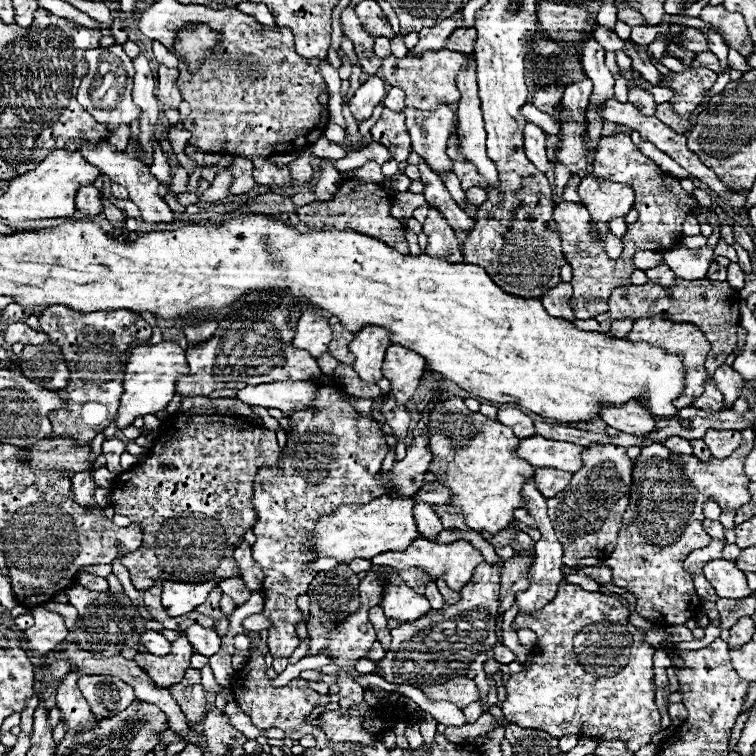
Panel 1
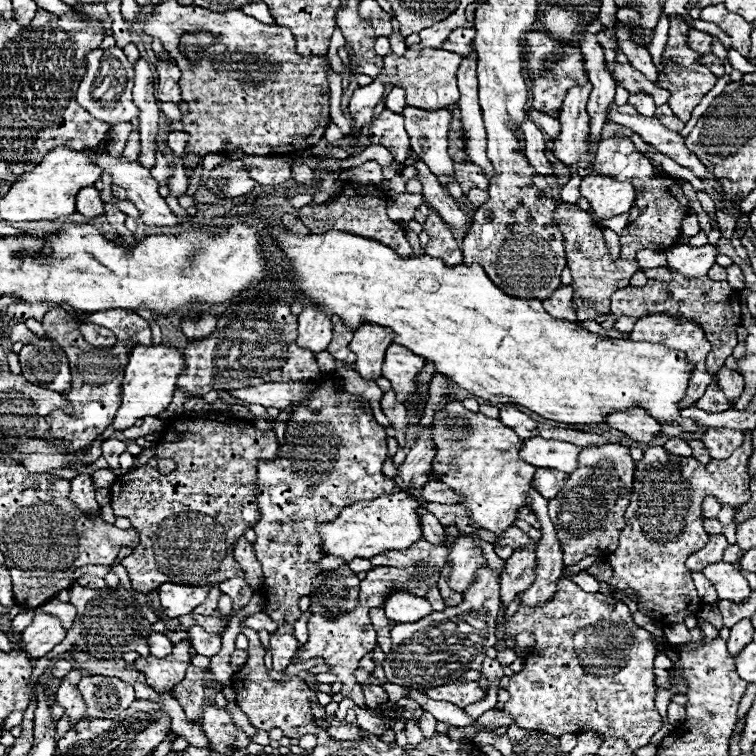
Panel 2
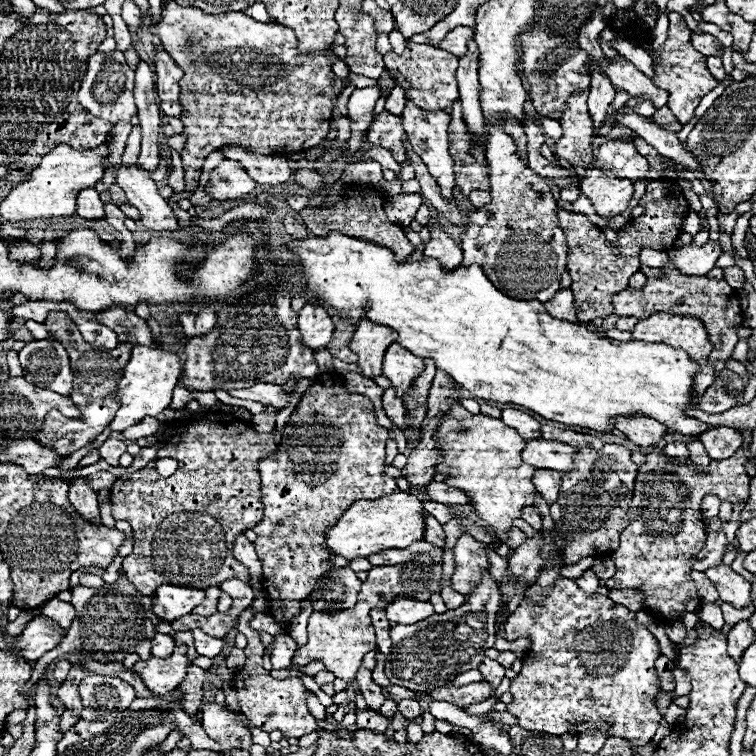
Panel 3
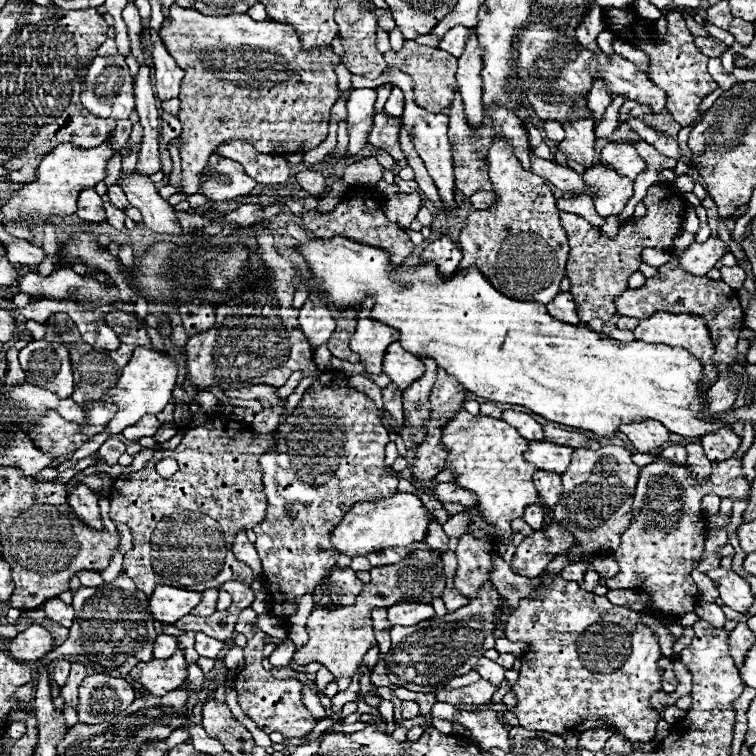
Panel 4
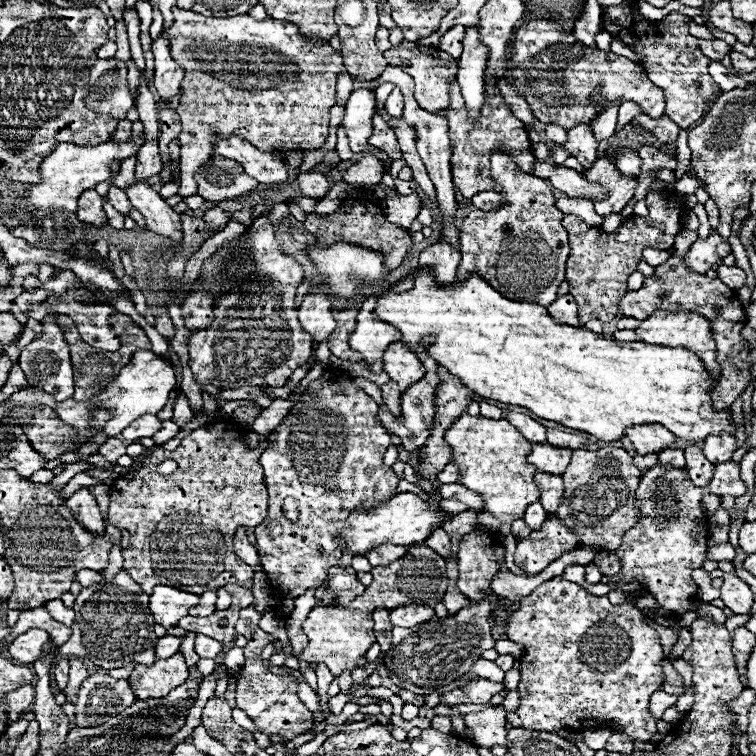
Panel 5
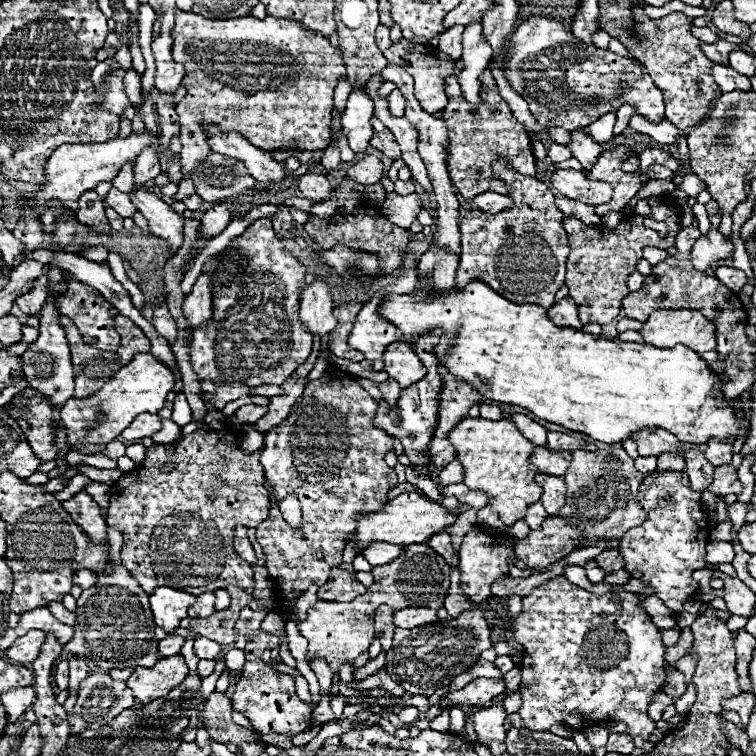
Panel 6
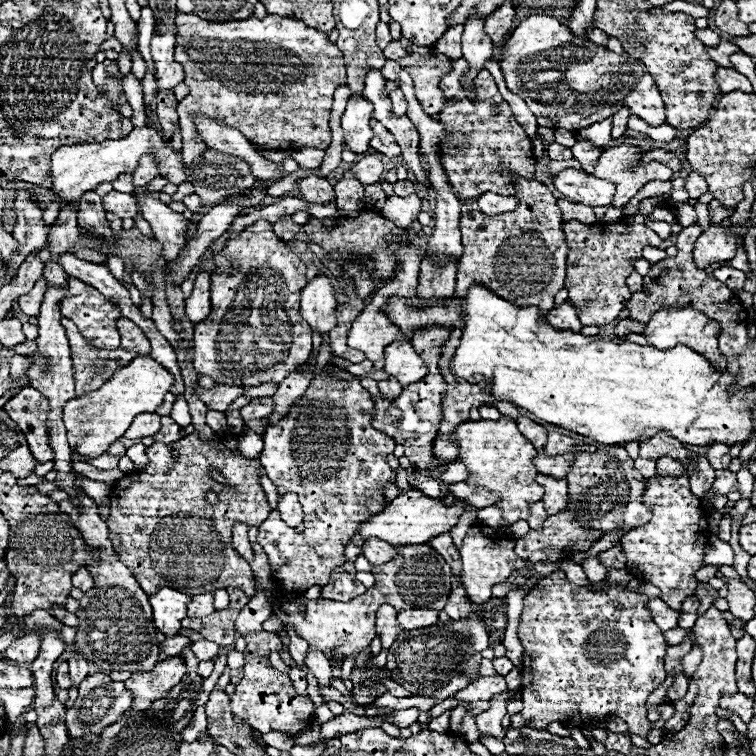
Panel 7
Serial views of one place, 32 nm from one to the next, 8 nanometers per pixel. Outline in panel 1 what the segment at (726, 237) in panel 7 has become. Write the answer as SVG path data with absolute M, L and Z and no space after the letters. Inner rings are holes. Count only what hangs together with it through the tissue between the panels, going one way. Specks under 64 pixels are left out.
M676 246L668 252L664 252L664 262L672 268L672 272L678 278L684 280L698 280L704 278L708 272L708 266L712 262L712 248L704 246L704 248L696 248L696 250L688 250L684 246Z

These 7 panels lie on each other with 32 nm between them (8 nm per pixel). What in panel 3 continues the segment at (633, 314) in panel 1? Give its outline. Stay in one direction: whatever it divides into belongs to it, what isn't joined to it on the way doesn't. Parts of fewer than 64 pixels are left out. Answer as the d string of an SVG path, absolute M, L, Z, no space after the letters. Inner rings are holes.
M666 264L662 268L666 272L666 278L648 278L646 286L642 288L626 288L612 296L612 306L616 316L634 316L634 318L648 318L656 312L668 312L674 316L694 316L698 318L708 338L714 346L714 350L708 356L708 364L718 372L724 368L726 360L732 358L734 346L738 342L738 328L742 326L742 308L738 292L732 290L724 280L710 280L706 276L684 276L682 272L676 272L672 264ZM714 380L714 384L706 390L706 394L698 402L698 408L704 410L704 412L708 412L708 414L726 412L726 410L730 410L734 406L736 406L736 398L728 396L724 392L724 386L718 380Z

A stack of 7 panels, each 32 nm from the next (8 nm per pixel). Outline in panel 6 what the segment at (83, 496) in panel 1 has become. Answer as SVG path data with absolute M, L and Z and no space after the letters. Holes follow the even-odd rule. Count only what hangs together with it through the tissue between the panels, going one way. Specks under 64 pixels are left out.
M86 490L74 494L70 500L62 502L62 506L72 514L76 524L80 524L80 528L92 536L92 540L106 540L106 522L100 514L98 504Z

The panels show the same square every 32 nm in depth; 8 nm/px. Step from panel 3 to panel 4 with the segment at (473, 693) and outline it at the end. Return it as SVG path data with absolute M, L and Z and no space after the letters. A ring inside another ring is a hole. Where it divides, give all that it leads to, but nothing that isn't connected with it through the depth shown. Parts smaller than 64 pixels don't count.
M488 680L474 682L464 688L452 688L452 690L436 690L434 696L440 702L448 702L454 706L460 704L486 704L492 700L492 694L498 690L498 686L490 684Z

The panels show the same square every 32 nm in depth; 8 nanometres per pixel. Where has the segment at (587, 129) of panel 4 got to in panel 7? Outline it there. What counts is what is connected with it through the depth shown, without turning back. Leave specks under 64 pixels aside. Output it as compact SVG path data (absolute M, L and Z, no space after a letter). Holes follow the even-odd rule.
M574 132L574 136L576 136L576 142L574 142L574 146L572 146L570 150L574 152L574 158L582 164L582 170L590 174L590 172L592 172L592 168L596 166L596 160L600 158L602 148L592 146L588 140L580 138L580 136L578 136L578 132Z

